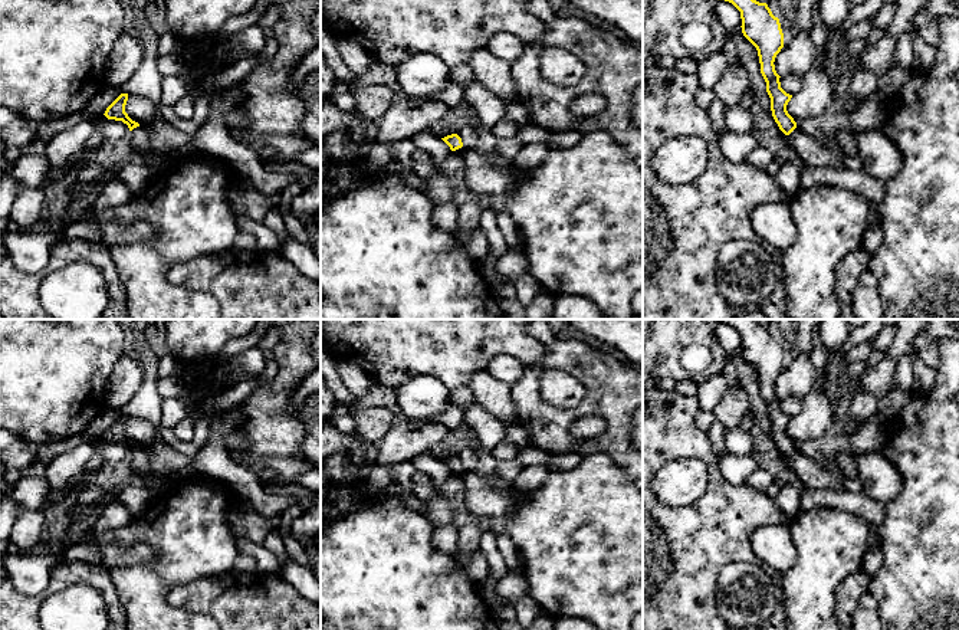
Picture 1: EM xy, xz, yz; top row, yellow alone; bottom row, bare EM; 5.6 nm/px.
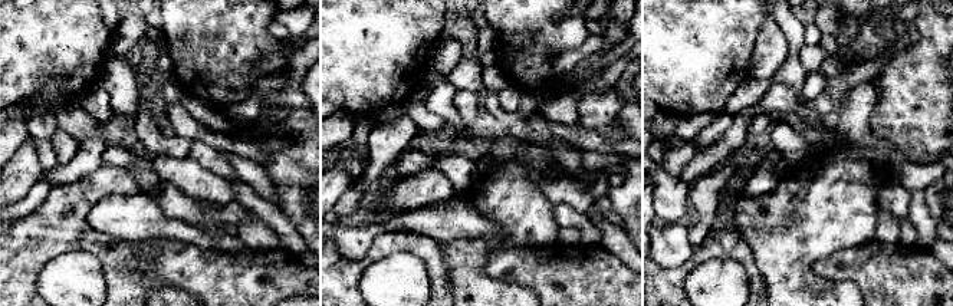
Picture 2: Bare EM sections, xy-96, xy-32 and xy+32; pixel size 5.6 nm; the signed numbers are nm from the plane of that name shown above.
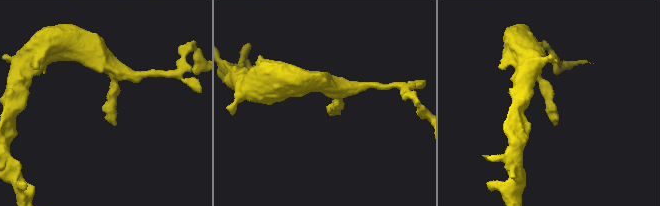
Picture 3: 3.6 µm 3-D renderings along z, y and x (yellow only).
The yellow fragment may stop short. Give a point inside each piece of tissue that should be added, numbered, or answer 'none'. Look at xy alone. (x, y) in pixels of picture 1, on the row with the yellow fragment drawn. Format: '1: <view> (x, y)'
1: xy (138, 140)

